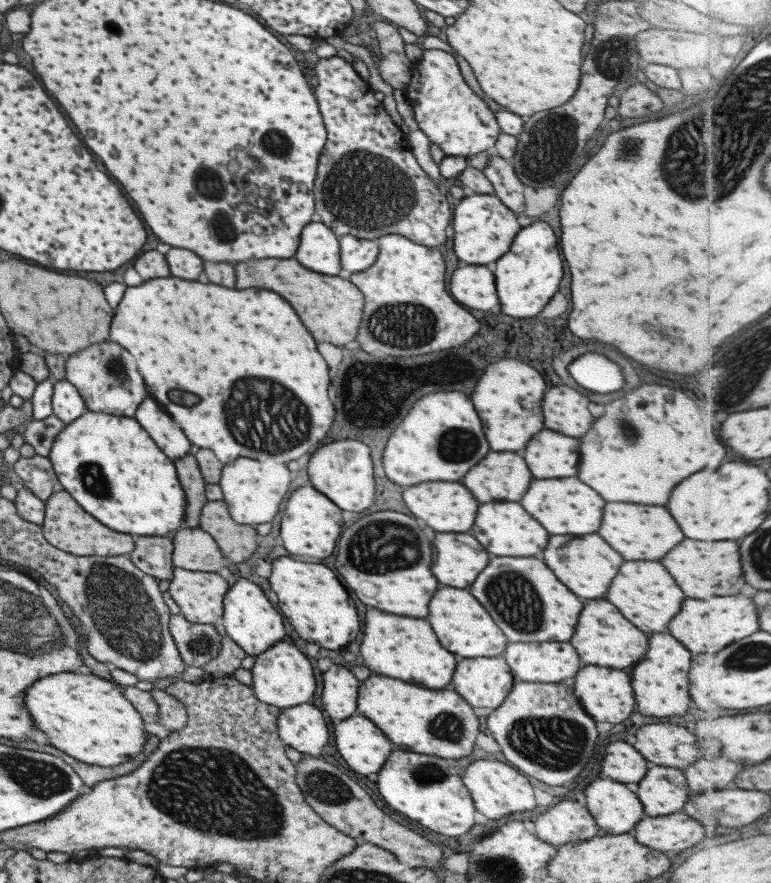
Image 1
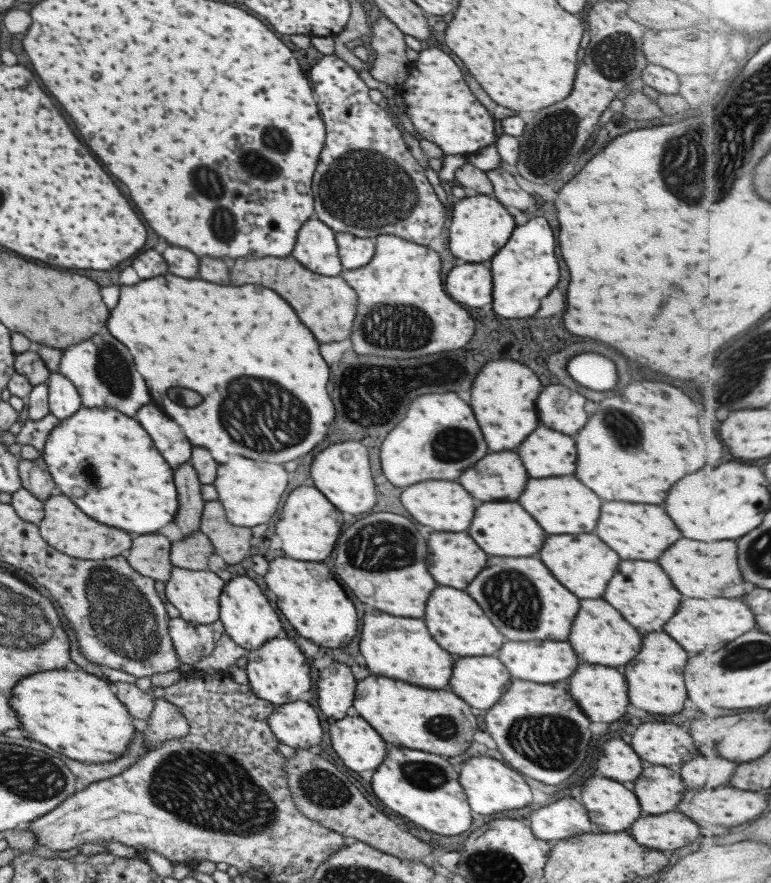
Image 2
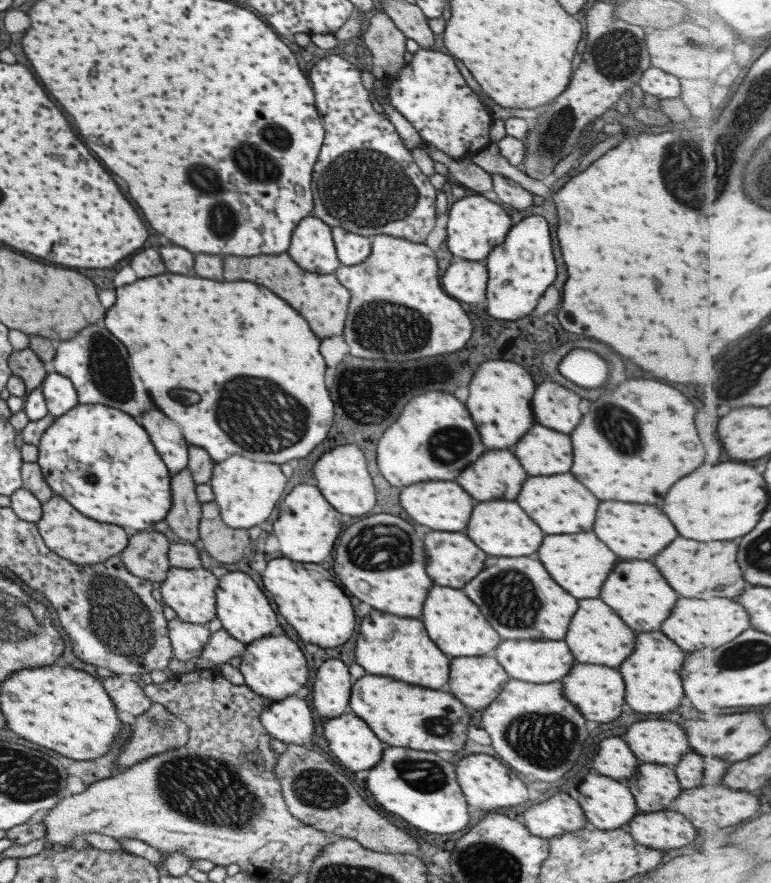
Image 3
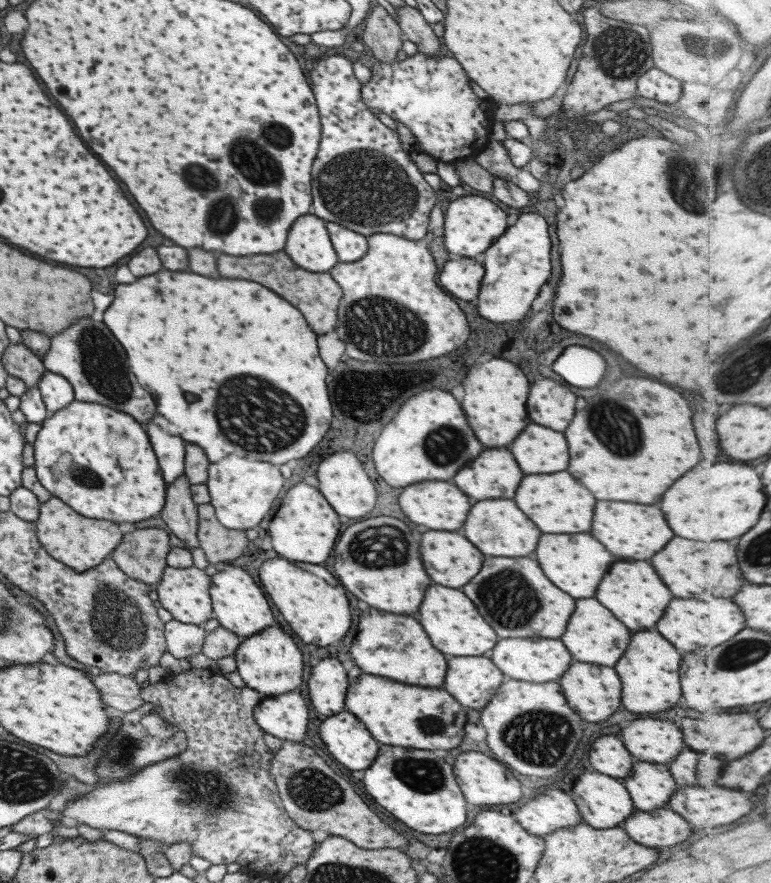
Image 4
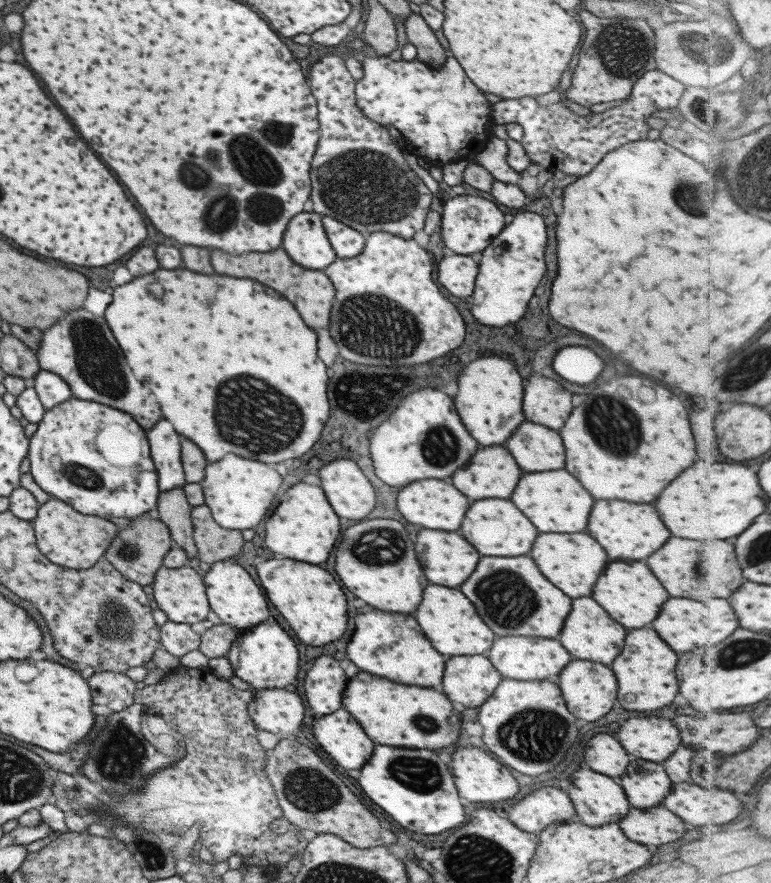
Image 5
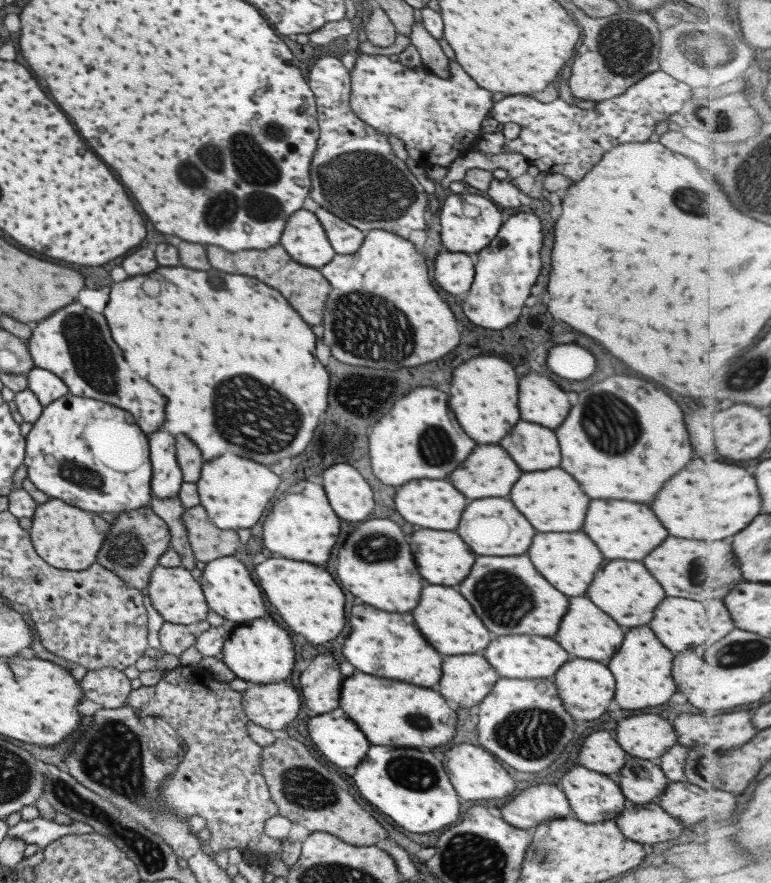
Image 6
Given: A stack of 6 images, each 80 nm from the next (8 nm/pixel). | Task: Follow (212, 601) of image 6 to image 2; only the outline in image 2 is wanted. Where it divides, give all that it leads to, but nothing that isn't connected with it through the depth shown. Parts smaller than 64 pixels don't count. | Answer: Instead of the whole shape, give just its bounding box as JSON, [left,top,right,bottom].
[218,576,281,652]

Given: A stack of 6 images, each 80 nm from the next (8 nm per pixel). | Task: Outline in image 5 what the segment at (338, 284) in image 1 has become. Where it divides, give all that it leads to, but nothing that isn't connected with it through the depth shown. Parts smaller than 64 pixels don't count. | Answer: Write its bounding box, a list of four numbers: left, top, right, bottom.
[211,247,335,328]

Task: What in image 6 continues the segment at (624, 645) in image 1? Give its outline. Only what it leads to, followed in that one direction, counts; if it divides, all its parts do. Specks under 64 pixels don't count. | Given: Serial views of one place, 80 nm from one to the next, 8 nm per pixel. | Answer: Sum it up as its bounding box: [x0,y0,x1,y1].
[555,596,623,664]

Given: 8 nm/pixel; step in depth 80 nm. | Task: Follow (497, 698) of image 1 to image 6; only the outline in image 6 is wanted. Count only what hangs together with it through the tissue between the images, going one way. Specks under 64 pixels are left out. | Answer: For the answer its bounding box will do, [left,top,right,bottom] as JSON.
[439,654,498,708]

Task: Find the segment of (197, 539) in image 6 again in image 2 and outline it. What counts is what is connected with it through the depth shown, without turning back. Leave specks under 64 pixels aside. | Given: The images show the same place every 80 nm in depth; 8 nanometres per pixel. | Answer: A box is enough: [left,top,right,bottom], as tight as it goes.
[200,499,253,564]

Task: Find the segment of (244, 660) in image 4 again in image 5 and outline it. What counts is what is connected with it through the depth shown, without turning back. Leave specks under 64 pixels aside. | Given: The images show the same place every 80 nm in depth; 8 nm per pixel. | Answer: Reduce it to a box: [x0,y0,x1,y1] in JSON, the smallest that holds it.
[226,622,297,690]

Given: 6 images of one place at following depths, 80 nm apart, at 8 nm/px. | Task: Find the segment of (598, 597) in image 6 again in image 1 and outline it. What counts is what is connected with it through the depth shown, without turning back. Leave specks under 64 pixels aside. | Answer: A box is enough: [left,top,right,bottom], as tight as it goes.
[605,562,683,632]

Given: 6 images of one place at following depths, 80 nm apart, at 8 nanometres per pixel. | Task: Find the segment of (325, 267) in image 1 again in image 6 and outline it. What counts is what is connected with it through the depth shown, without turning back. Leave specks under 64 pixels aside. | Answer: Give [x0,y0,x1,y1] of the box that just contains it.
[279,209,334,269]

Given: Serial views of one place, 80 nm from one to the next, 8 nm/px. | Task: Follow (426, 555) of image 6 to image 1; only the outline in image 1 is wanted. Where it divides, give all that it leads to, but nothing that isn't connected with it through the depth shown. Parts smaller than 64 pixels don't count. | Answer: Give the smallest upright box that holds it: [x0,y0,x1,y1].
[431,534,487,588]

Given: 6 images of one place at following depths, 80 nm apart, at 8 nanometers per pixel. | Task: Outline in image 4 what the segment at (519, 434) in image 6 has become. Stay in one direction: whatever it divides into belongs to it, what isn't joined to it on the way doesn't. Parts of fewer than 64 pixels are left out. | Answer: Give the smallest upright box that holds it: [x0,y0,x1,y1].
[509,424,567,474]

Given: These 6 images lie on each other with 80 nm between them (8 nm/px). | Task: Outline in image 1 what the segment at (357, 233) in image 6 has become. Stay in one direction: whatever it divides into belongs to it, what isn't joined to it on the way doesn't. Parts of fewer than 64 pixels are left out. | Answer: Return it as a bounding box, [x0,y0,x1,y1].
[338,234,378,272]

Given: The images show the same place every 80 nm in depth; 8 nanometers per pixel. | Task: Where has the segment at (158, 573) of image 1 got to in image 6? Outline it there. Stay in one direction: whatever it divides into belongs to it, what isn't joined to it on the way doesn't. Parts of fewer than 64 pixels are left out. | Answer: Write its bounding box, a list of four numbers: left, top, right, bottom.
[95,506,170,590]

